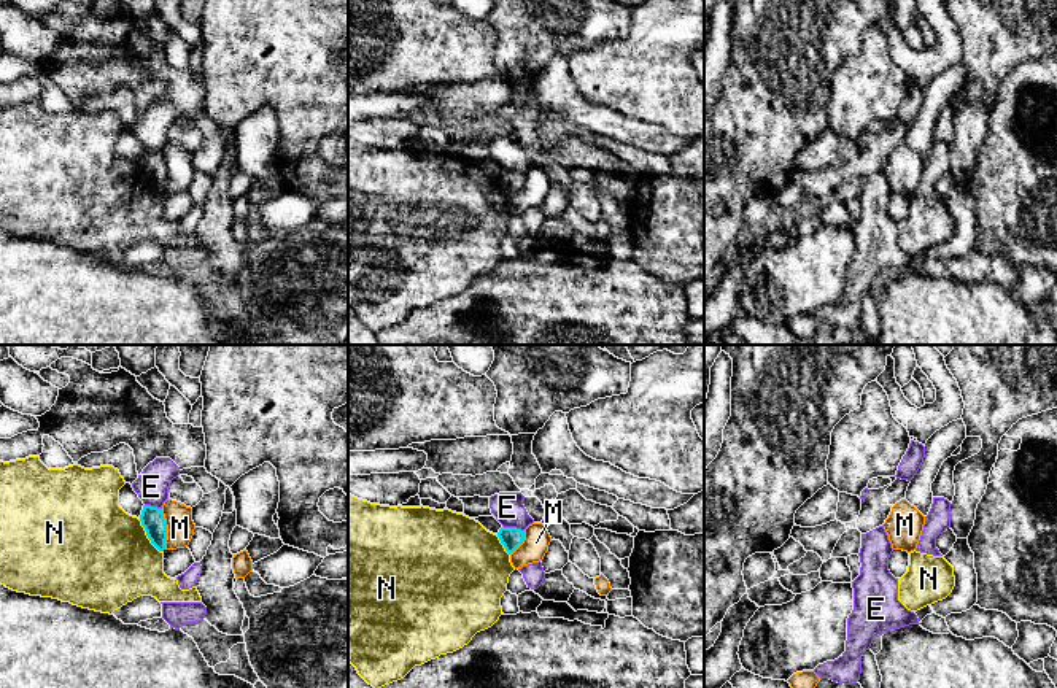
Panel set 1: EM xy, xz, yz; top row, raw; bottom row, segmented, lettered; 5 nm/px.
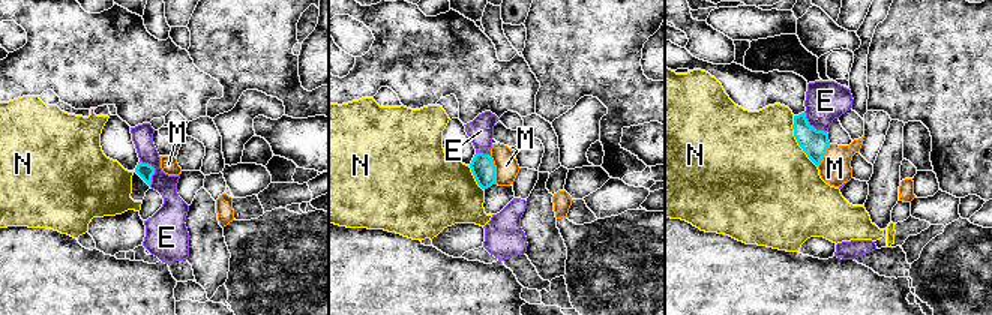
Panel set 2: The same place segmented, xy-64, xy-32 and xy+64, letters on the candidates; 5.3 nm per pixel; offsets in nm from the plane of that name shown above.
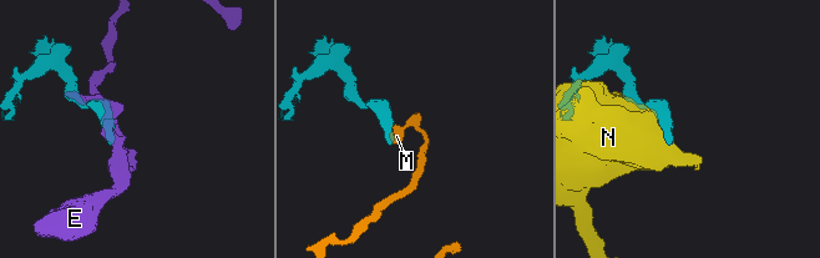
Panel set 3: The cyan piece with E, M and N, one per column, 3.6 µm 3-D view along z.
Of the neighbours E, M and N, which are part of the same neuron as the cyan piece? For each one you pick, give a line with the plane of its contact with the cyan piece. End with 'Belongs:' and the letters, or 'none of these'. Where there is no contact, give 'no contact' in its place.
Belongs: none of these

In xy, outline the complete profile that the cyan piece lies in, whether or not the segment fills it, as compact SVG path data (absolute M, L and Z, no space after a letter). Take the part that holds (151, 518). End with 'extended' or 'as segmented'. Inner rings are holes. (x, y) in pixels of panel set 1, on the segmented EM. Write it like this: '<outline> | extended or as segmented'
M143 505L141 515L140 515L141 526L146 531L148 539L151 543L159 550L165 550L165 540L167 540L167 524L162 513L162 508Z | as segmented

